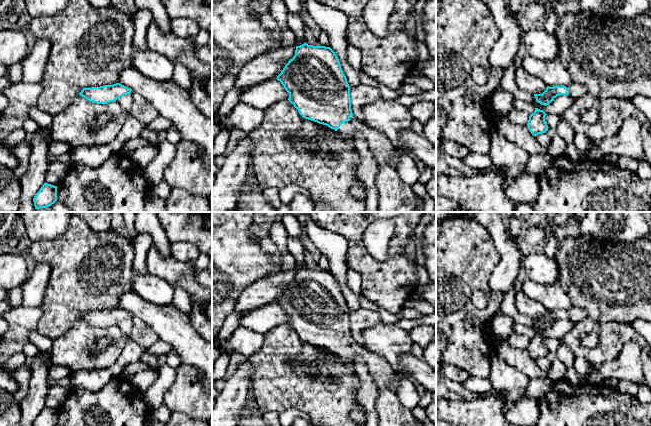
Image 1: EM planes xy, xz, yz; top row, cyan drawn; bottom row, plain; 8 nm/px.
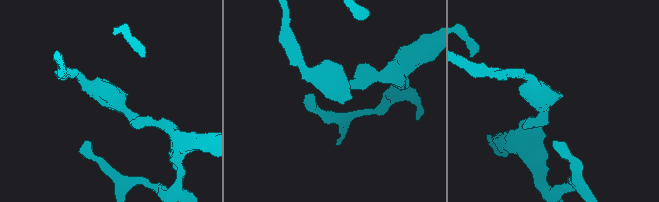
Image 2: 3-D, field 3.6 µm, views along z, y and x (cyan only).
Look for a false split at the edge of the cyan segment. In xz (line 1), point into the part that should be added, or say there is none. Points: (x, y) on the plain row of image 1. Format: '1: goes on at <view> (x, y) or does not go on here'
1: goes on at xz (391, 412)

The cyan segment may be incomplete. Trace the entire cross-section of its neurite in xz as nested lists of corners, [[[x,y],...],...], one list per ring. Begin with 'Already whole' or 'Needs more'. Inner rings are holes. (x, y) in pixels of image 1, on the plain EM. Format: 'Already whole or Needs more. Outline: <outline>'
Needs more. Outline: [[[306,266],[300,270],[296,270],[294,281],[288,285],[276,303],[281,306],[285,314],[289,317],[289,326],[294,329],[303,342],[326,349],[338,357],[349,360],[352,363],[357,359],[365,362],[369,375],[372,377],[378,389],[378,397],[375,401],[375,409],[379,419],[378,426],[416,426],[417,419],[414,417],[412,409],[403,406],[395,392],[392,392],[388,387],[388,383],[396,374],[396,371],[389,365],[385,358],[374,352],[368,351],[356,341],[354,341],[353,344],[350,343],[350,341],[353,340],[351,334],[350,310],[337,279],[330,271],[308,269]]]

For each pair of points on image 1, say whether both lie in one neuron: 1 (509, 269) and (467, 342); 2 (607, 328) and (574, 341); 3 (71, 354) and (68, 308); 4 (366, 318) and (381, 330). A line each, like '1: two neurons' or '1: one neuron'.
1: two neurons
2: one neuron
3: two neurons
4: two neurons

